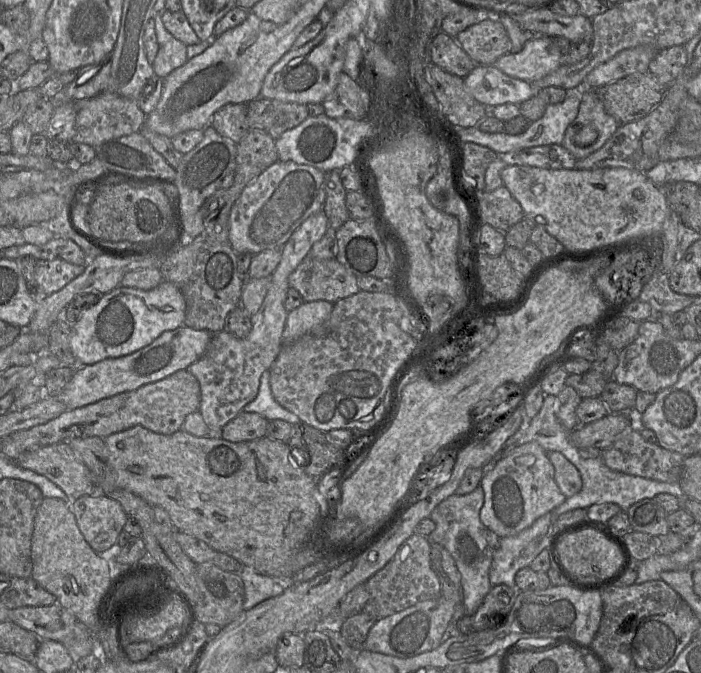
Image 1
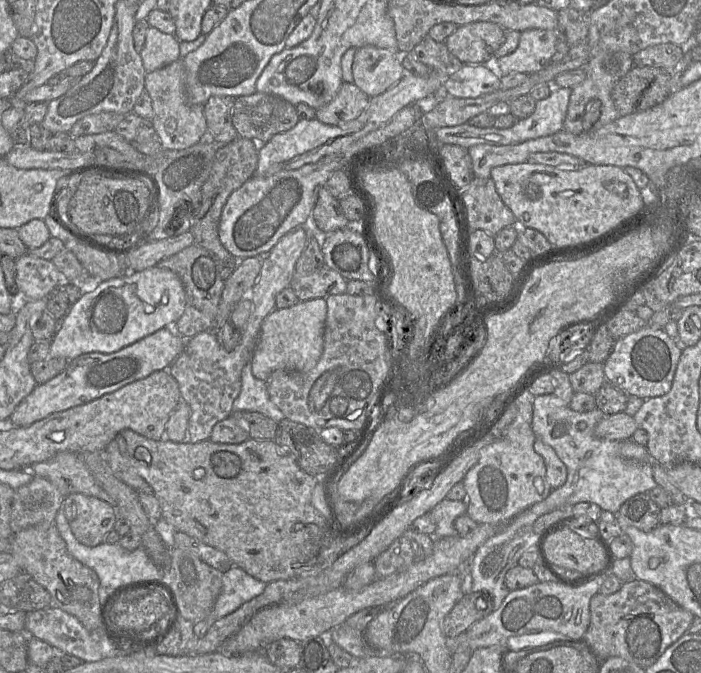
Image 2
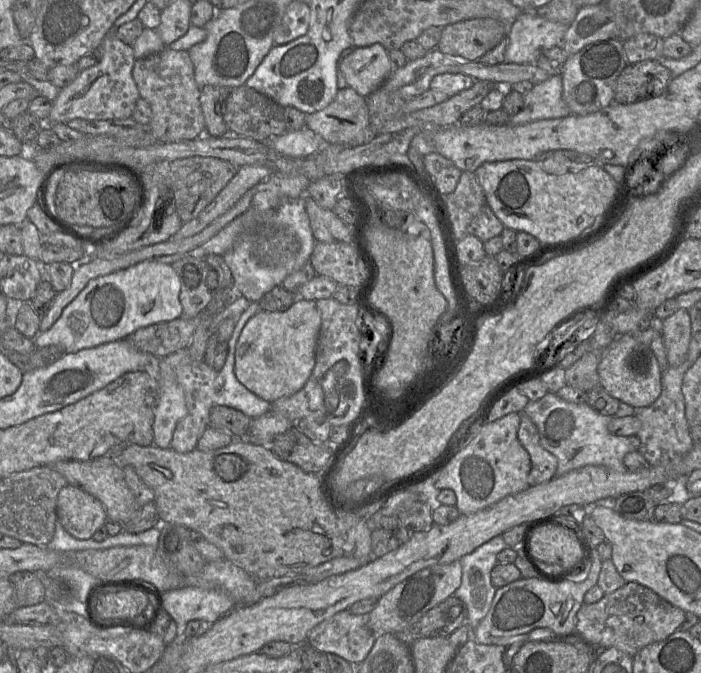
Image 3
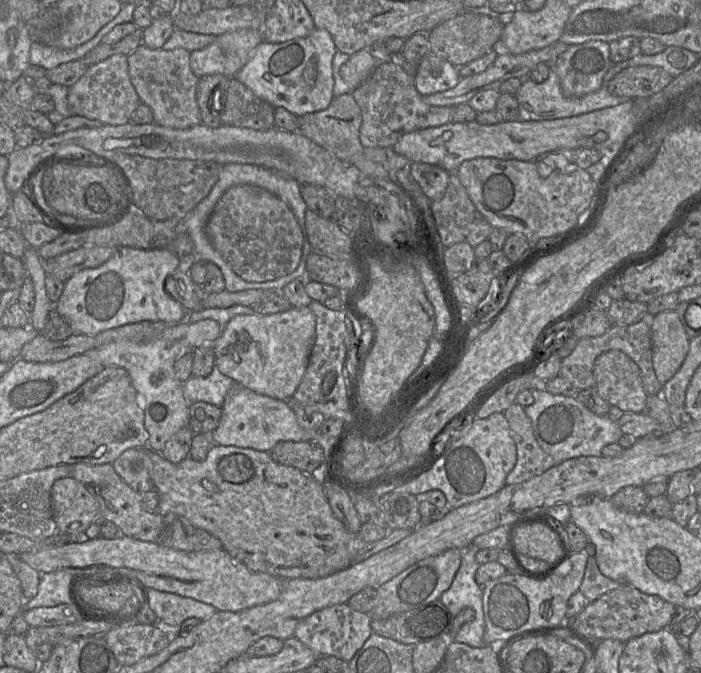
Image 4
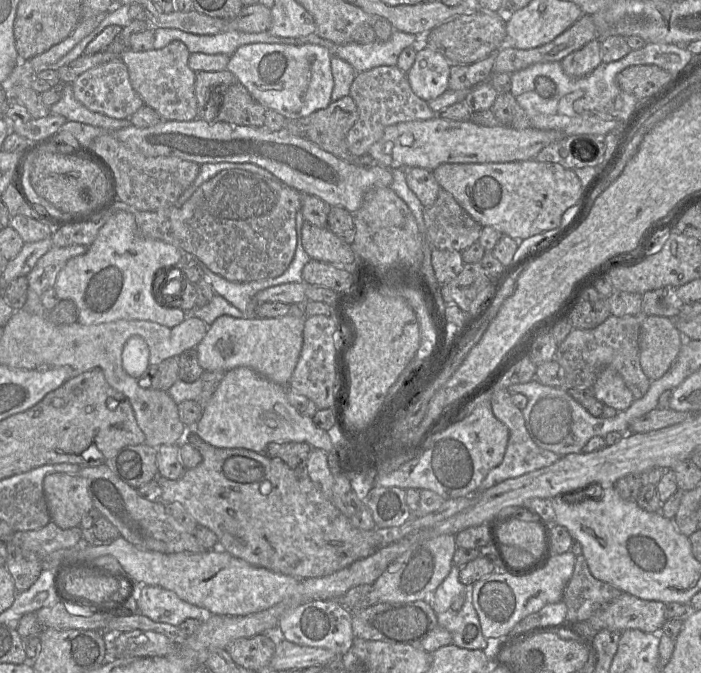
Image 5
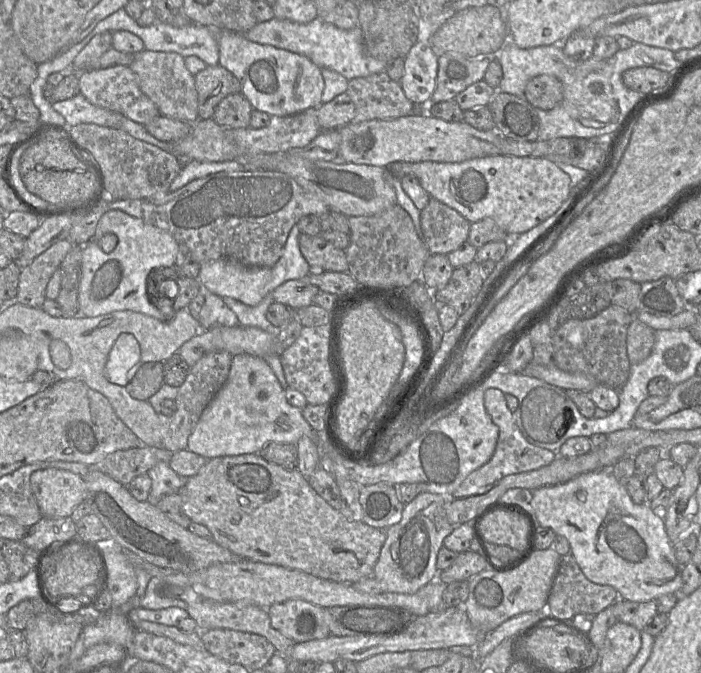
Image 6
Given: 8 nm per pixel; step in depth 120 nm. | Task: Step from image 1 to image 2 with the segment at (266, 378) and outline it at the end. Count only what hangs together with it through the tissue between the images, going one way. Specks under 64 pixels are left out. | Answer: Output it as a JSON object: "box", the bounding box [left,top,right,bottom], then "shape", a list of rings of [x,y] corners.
{"box":[233,362,286,423],"shape":[[[250,362],[242,370],[241,383],[241,391],[233,402],[233,411],[259,412],[277,423],[286,418],[271,401],[266,381],[253,375]]]}

